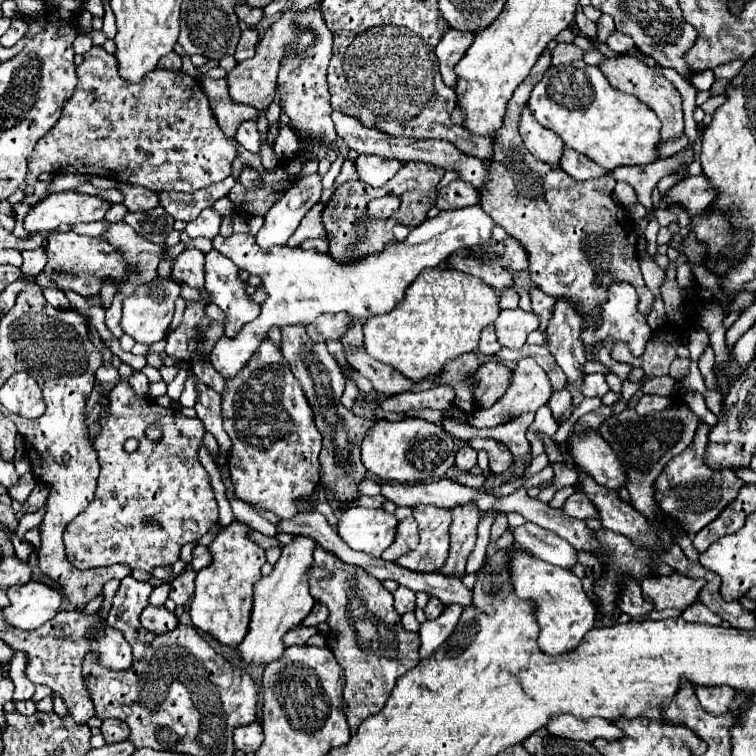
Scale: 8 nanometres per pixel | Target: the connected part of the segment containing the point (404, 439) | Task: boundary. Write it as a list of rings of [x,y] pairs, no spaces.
[[[376,419],[362,441],[362,463],[372,475],[380,477],[382,483],[408,485],[442,479],[454,465],[454,453],[454,439],[438,425],[424,419]]]

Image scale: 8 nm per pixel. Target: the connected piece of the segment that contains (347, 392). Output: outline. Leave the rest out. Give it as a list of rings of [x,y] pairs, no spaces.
[[[348,379],[346,389],[344,389],[344,393],[342,393],[342,405],[344,405],[346,409],[352,409],[352,405],[354,405],[356,401],[360,401],[360,389],[358,389],[356,381]]]

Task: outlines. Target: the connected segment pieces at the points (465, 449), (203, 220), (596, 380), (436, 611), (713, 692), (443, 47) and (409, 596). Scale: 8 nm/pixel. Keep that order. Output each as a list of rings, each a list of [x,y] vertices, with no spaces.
[[[462,445],[456,453],[456,469],[458,471],[468,471],[476,465],[476,451],[470,445]]]
[[[204,209],[196,219],[186,225],[186,233],[190,237],[208,237],[214,239],[220,231],[222,217],[214,209]]]
[[[592,373],[592,375],[584,377],[582,393],[586,397],[604,397],[608,391],[610,391],[610,387],[608,387],[606,377],[602,373]]]
[[[430,597],[428,605],[426,605],[426,609],[424,609],[424,613],[426,613],[426,619],[436,619],[436,617],[440,617],[440,615],[442,615],[442,611],[444,611],[444,605],[442,605],[442,601],[440,601],[440,599],[434,599],[434,597]]]
[[[696,687],[696,695],[706,711],[714,715],[724,715],[732,711],[736,691],[732,687]]]
[[[450,29],[440,39],[440,43],[436,45],[436,57],[438,57],[438,63],[440,63],[440,75],[442,75],[442,79],[444,79],[446,85],[454,87],[454,83],[456,83],[454,65],[462,59],[462,55],[470,47],[472,39],[474,39],[472,33]]]
[[[398,587],[396,591],[394,591],[394,607],[396,607],[396,611],[400,613],[400,615],[404,615],[404,613],[408,613],[408,611],[414,611],[416,609],[416,593],[414,591],[410,591],[408,587]]]

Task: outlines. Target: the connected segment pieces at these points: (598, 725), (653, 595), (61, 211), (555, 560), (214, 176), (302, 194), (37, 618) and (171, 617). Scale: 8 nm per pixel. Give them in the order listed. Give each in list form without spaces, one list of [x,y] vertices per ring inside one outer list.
[[[558,715],[550,719],[546,729],[552,735],[574,739],[574,741],[594,741],[598,737],[606,741],[622,739],[622,729],[608,719],[574,719],[572,715]]]
[[[680,573],[664,575],[660,579],[646,579],[642,583],[642,593],[648,597],[656,611],[662,609],[686,609],[698,601],[700,589],[706,585],[704,579],[690,579]]]
[[[78,191],[50,193],[26,213],[24,229],[28,233],[40,233],[54,231],[64,223],[74,225],[102,221],[108,207],[110,207],[108,201]]]
[[[524,523],[520,527],[514,527],[512,533],[516,537],[516,545],[534,553],[538,559],[546,563],[564,569],[572,569],[572,565],[578,563],[576,549],[570,547],[570,543],[566,543],[562,537],[546,531],[544,527],[538,527],[534,523]]]
[[[92,47],[86,55],[84,55],[84,61],[82,65],[76,67],[76,73],[78,73],[78,85],[74,89],[74,95],[70,99],[66,99],[64,107],[62,107],[62,115],[58,119],[58,123],[42,137],[38,139],[34,151],[30,153],[30,159],[28,159],[28,175],[26,175],[26,185],[34,185],[38,181],[38,175],[40,173],[84,173],[84,175],[100,175],[100,177],[108,177],[108,179],[116,179],[120,183],[132,183],[132,185],[142,185],[150,191],[184,191],[184,193],[192,193],[196,189],[202,189],[202,187],[208,187],[208,185],[214,185],[222,179],[226,179],[230,175],[230,165],[232,161],[236,159],[238,155],[236,150],[237,142],[235,139],[227,138],[220,130],[216,119],[214,119],[214,113],[212,109],[208,107],[208,99],[200,87],[200,83],[192,77],[188,77],[186,73],[182,71],[168,71],[168,69],[154,69],[150,71],[150,75],[146,75],[146,79],[142,79],[140,83],[128,83],[124,81],[118,71],[116,71],[116,57],[106,53],[102,47]]]
[[[318,173],[306,175],[294,187],[290,187],[278,203],[274,203],[274,207],[264,217],[264,227],[256,235],[256,243],[262,249],[288,243],[290,235],[296,231],[308,209],[320,201],[320,181],[322,177]]]
[[[28,581],[26,585],[14,585],[8,591],[10,605],[4,607],[4,619],[20,631],[34,631],[52,619],[60,607],[60,593],[52,587]]]
[[[150,604],[140,613],[140,622],[156,635],[170,633],[178,625],[176,615],[170,613],[166,607],[154,607]]]

